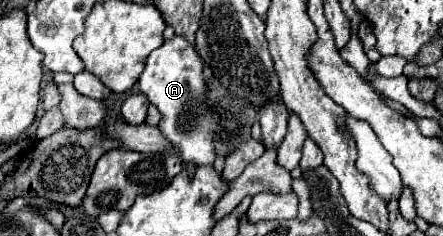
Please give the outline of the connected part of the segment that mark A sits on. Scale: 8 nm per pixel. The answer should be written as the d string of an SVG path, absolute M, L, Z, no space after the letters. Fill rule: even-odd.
M174 36L170 42L164 42L156 48L148 60L146 68L138 80L140 92L160 110L162 122L158 124L164 136L172 142L168 154L178 154L184 162L194 162L198 166L212 166L216 154L212 154L212 134L216 126L216 116L206 108L206 84L202 76L202 60L196 54L194 46L180 36Z

